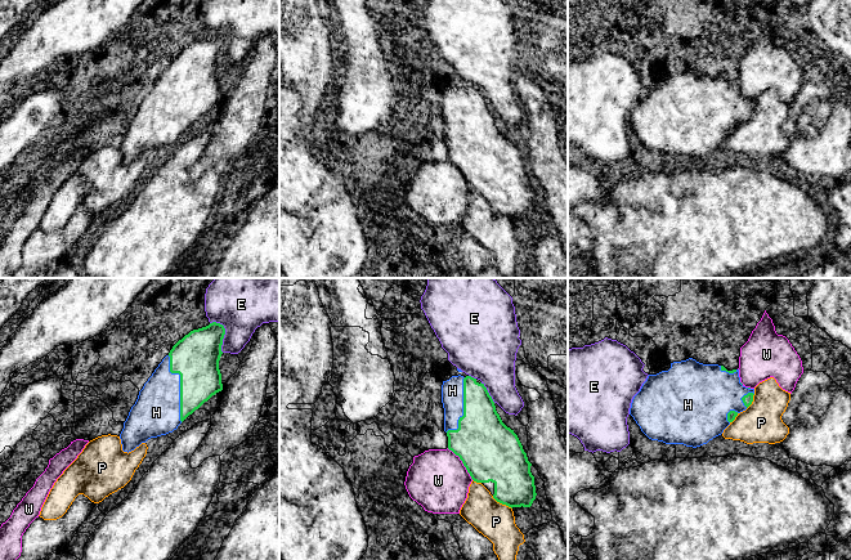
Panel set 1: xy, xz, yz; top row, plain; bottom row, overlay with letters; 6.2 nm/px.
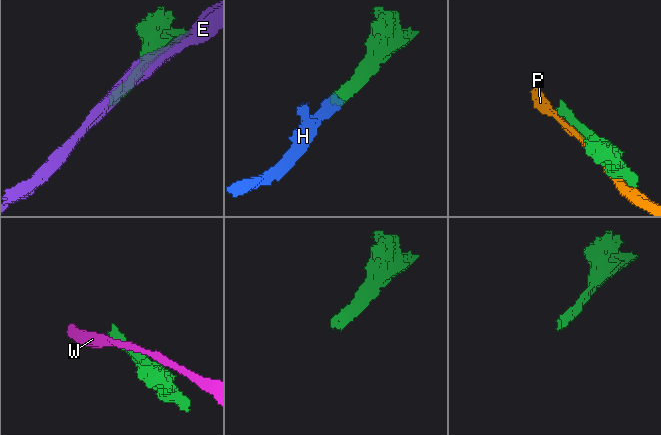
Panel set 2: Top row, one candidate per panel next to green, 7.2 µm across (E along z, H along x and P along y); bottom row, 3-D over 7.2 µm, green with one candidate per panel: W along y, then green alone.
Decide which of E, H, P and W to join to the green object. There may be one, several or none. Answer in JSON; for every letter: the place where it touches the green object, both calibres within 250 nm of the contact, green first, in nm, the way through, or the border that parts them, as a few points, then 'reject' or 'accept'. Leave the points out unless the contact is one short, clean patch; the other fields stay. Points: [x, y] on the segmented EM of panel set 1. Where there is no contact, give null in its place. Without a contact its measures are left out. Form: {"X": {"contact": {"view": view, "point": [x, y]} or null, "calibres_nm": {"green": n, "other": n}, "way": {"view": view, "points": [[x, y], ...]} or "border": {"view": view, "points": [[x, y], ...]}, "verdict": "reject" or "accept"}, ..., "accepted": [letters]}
{"E": {"contact": {"view": "xy", "point": [224, 334]}, "calibres_nm": {"green": 300, "other": 420}, "verdict": "reject"}, "H": {"contact": {"view": "xy", "point": [180, 386]}, "calibres_nm": {"green": 300, "other": 300}, "verdict": "accept"}, "P": {"contact": {"view": "xz", "point": [502, 504]}, "calibres_nm": {"green": 280, "other": 240}, "verdict": "reject"}, "W": {"contact": {"view": "xz", "point": [462, 462]}, "calibres_nm": {"green": 360, "other": 380}, "verdict": "reject"}, "accepted": ["H"]}

